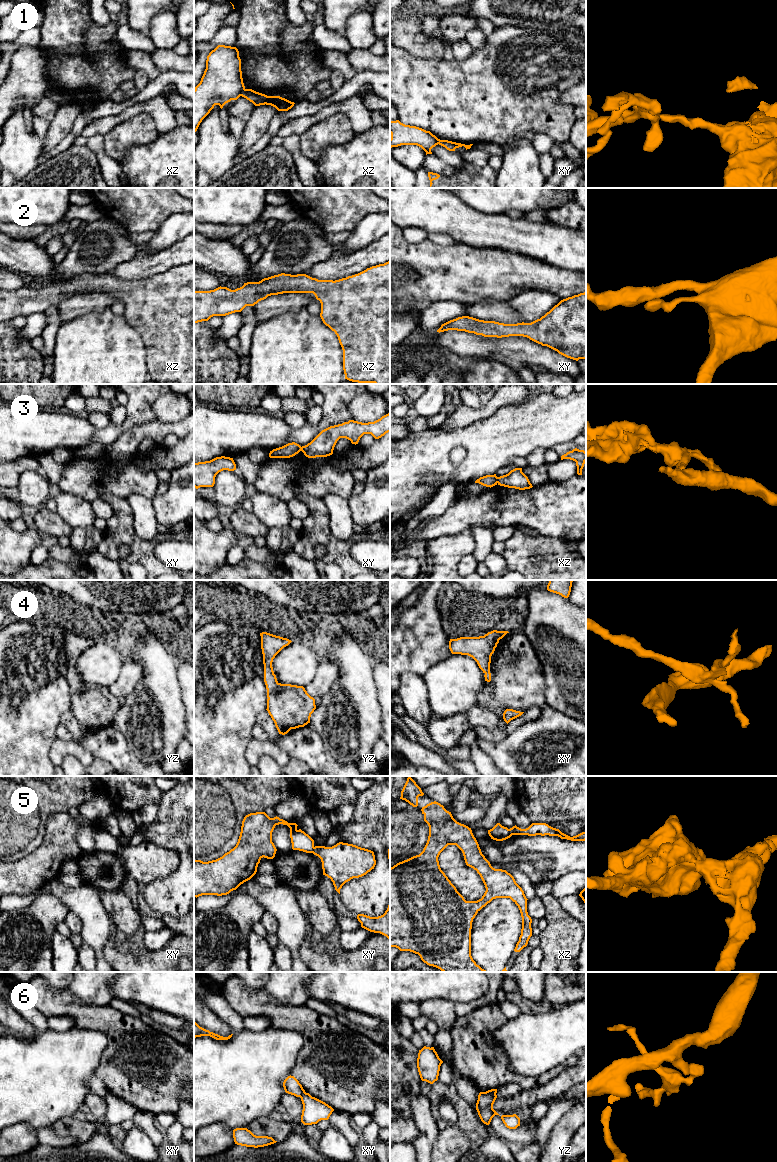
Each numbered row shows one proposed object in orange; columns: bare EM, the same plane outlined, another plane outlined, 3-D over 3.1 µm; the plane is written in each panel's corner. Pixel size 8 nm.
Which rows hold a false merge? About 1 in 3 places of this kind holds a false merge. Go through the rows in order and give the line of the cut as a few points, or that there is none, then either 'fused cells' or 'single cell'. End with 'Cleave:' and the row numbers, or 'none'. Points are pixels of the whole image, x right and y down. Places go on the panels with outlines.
1: cut xz (244, 88), (240, 95); fused cells
2: cut none; single cell
3: cut xz (496, 477), (497, 482); fused cells
4: cut none; single cell
5: cut xy (314, 847), (311, 852); fused cells
6: cut xy (305, 1092), (300, 1097); fused cells
Cleave: 1, 3, 5, 6

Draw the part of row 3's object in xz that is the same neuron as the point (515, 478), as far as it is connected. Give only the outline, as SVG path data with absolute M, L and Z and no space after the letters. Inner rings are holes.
M515 468L508 474L497 477L497 483L500 486L525 490L532 488L528 477L522 472L522 468Z

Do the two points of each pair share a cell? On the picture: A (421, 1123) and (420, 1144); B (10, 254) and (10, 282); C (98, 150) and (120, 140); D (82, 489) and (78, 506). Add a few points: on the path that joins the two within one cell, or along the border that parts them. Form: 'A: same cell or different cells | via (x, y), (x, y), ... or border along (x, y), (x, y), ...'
A: same cell | via (426, 1128), (428, 1130), (428, 1137), (425, 1140)
B: different cells | border along (13, 270), (25, 275)
C: different cells | border along (103, 136), (104, 151), (119, 163)
D: different cells | border along (60, 490), (77, 495), (90, 503)

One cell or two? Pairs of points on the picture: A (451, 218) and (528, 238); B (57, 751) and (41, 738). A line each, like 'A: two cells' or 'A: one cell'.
A: one cell
B: two cells

